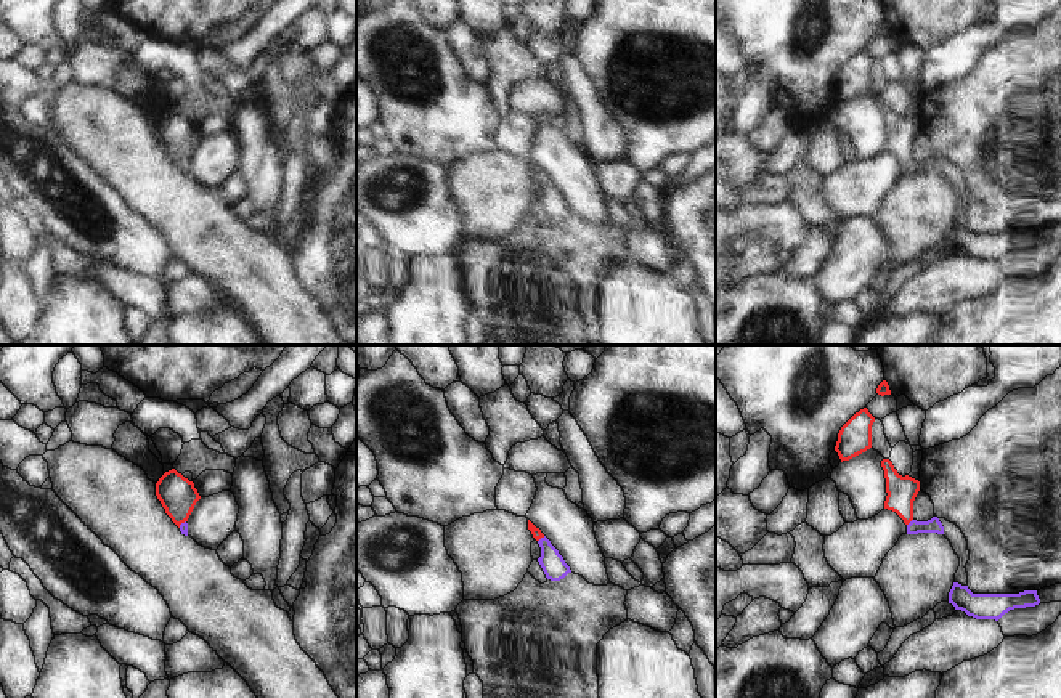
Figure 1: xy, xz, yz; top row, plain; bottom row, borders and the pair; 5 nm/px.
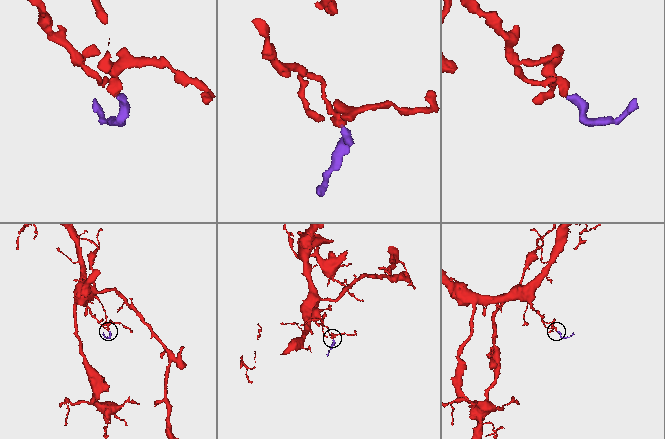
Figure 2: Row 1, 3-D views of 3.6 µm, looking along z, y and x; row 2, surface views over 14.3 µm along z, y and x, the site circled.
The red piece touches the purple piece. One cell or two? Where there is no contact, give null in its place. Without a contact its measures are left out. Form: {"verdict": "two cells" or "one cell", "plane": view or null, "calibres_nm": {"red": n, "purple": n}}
{"verdict": "one cell", "plane": "xz", "calibres_nm": {"red": 50, "purple": 120}}

